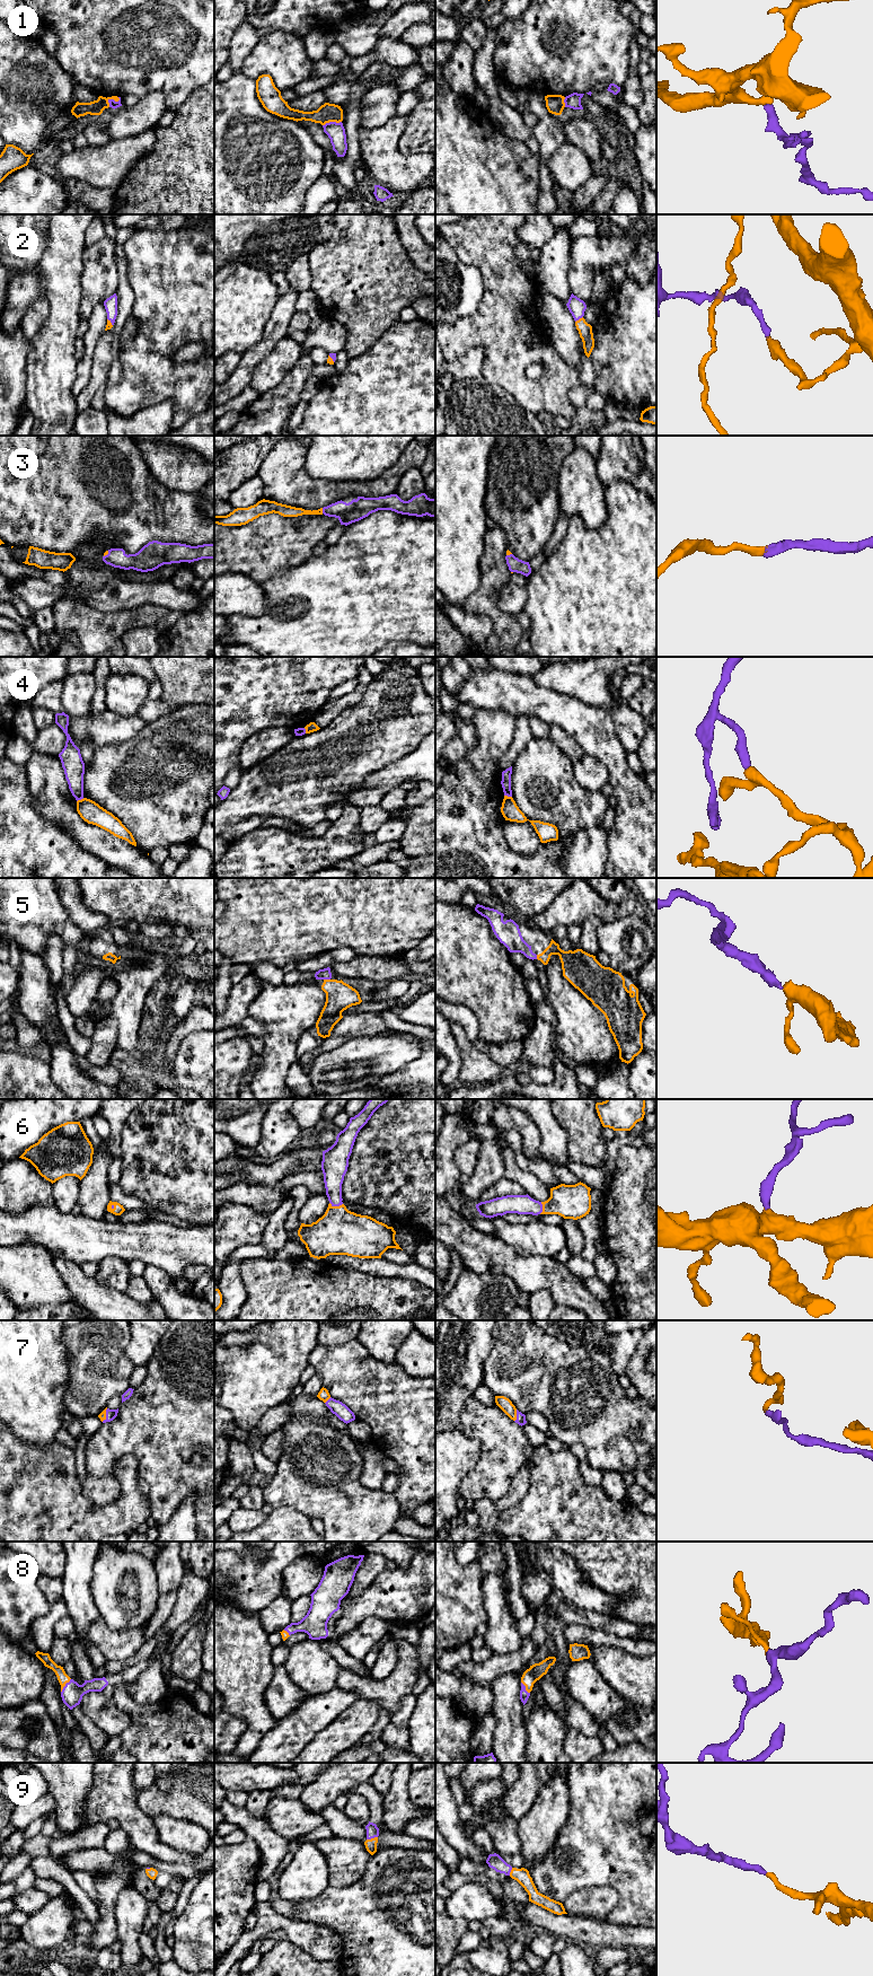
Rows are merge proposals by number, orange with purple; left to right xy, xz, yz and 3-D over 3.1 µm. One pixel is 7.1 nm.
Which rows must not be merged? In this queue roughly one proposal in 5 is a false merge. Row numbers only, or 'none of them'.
1, 4

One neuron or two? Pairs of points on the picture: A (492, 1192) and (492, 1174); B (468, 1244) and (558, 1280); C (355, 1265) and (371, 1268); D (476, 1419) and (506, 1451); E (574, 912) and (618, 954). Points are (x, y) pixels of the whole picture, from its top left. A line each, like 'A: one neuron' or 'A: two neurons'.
A: two neurons
B: one neuron
C: one neuron
D: one neuron
E: two neurons

